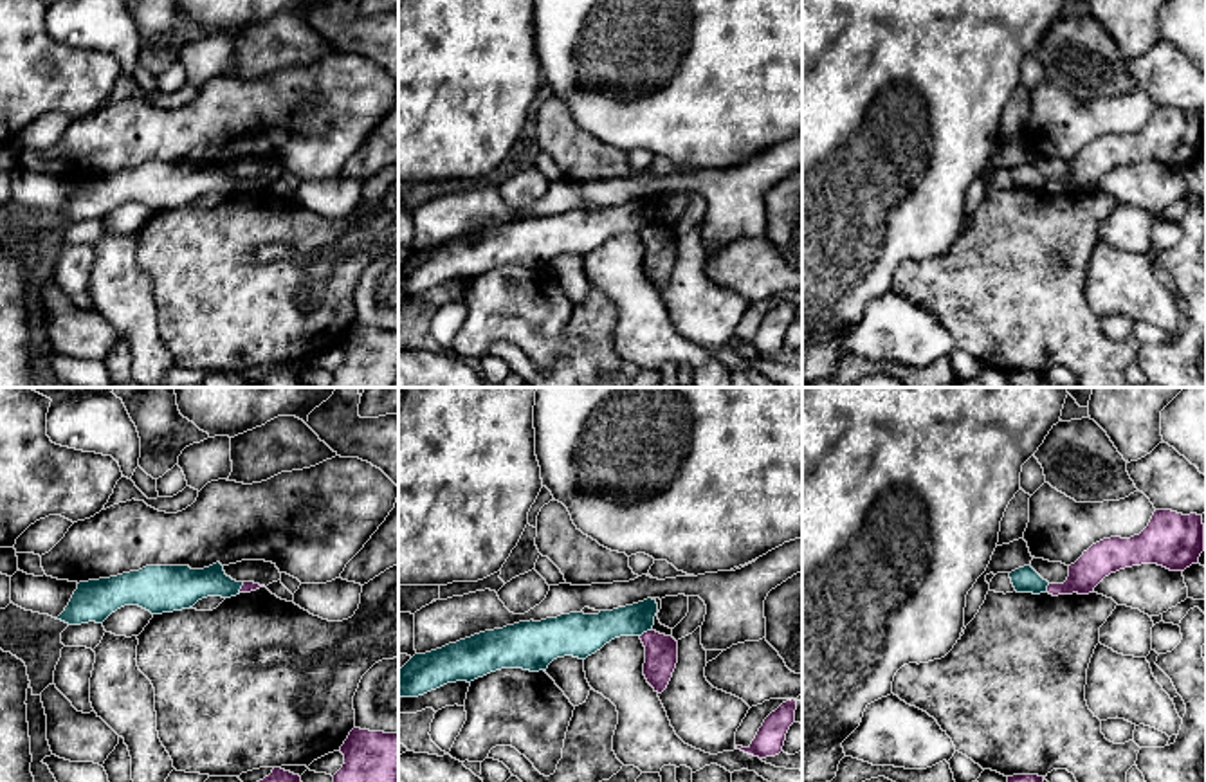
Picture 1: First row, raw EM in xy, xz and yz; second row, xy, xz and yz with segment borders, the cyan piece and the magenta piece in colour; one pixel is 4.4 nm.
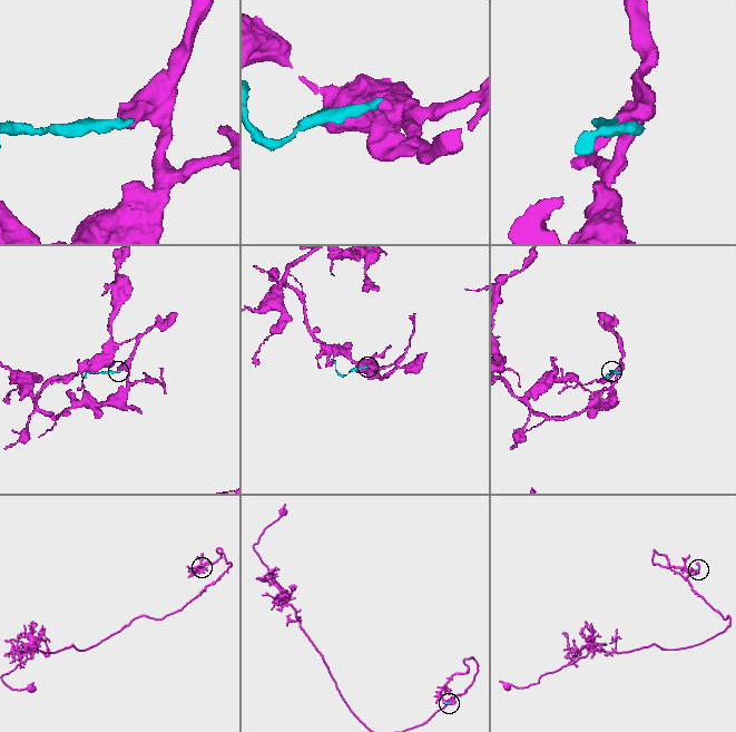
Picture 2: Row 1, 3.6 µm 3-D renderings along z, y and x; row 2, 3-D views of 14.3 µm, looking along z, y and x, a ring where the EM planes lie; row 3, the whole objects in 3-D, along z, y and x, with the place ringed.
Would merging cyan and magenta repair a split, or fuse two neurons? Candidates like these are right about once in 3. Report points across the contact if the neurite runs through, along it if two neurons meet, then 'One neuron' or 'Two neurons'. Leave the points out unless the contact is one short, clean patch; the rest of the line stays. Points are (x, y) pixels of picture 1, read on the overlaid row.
Boundary: xz (651, 629), (640, 636). Two neurons

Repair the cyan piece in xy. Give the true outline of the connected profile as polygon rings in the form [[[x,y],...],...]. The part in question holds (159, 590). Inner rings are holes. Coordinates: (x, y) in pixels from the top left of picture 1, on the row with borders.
[[[220,562],[204,569],[146,566],[110,578],[79,582],[56,620],[69,625],[103,623],[124,605],[139,605],[151,614],[173,613],[189,609],[207,596],[236,596],[242,586],[243,582],[225,575]]]

